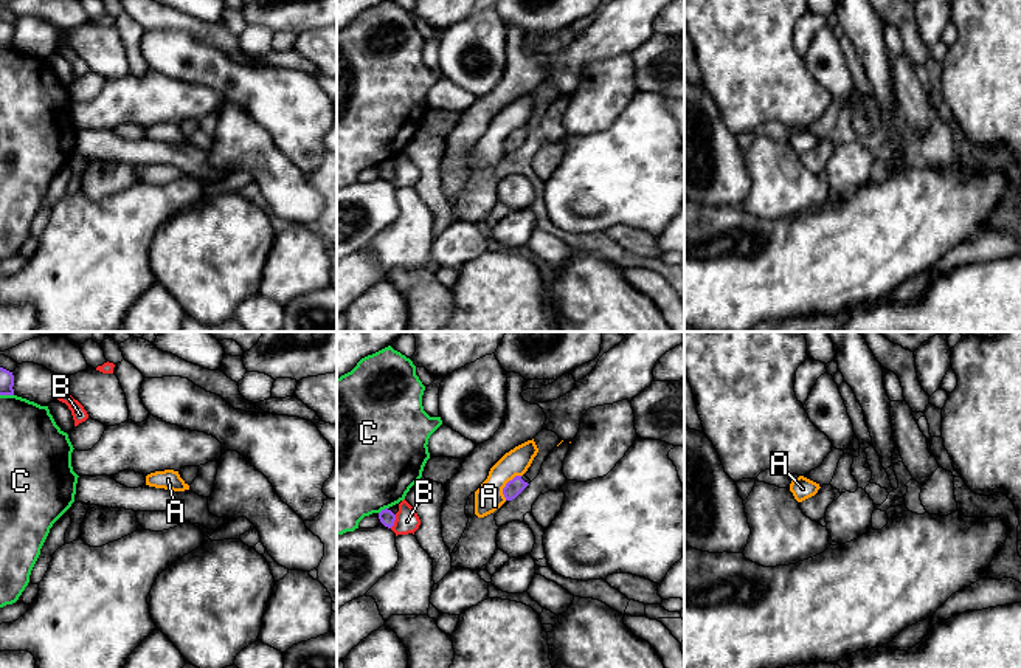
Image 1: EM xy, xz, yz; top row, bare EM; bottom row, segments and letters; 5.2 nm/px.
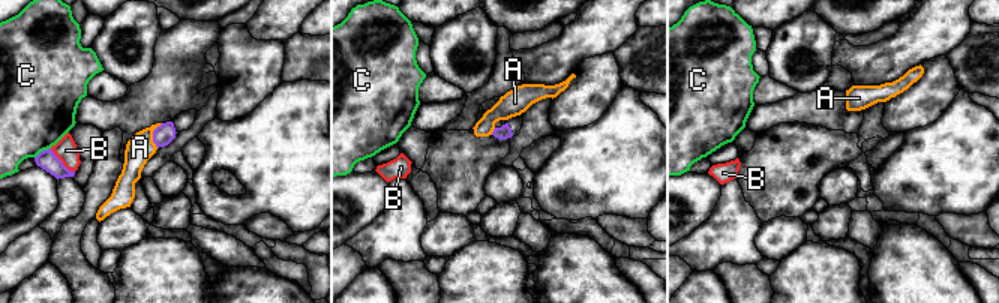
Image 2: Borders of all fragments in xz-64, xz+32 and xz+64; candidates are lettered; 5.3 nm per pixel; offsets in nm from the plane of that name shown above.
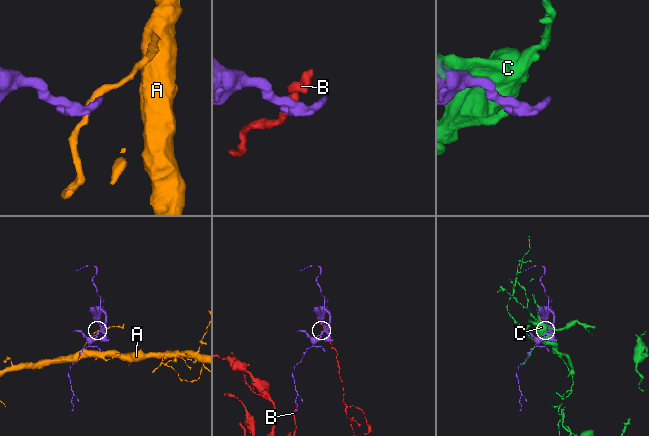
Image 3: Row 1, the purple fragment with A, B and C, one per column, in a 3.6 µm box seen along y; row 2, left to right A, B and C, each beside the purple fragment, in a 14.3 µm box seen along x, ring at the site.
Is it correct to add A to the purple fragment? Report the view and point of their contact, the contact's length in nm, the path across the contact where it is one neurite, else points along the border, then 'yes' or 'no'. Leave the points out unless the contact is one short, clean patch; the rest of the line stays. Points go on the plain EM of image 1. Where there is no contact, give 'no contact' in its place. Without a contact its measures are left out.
meets purple in xz at (506, 138); contact 160 nm long; border along xz (520, 127), (515, 127), (503, 141), (505, 152); no

